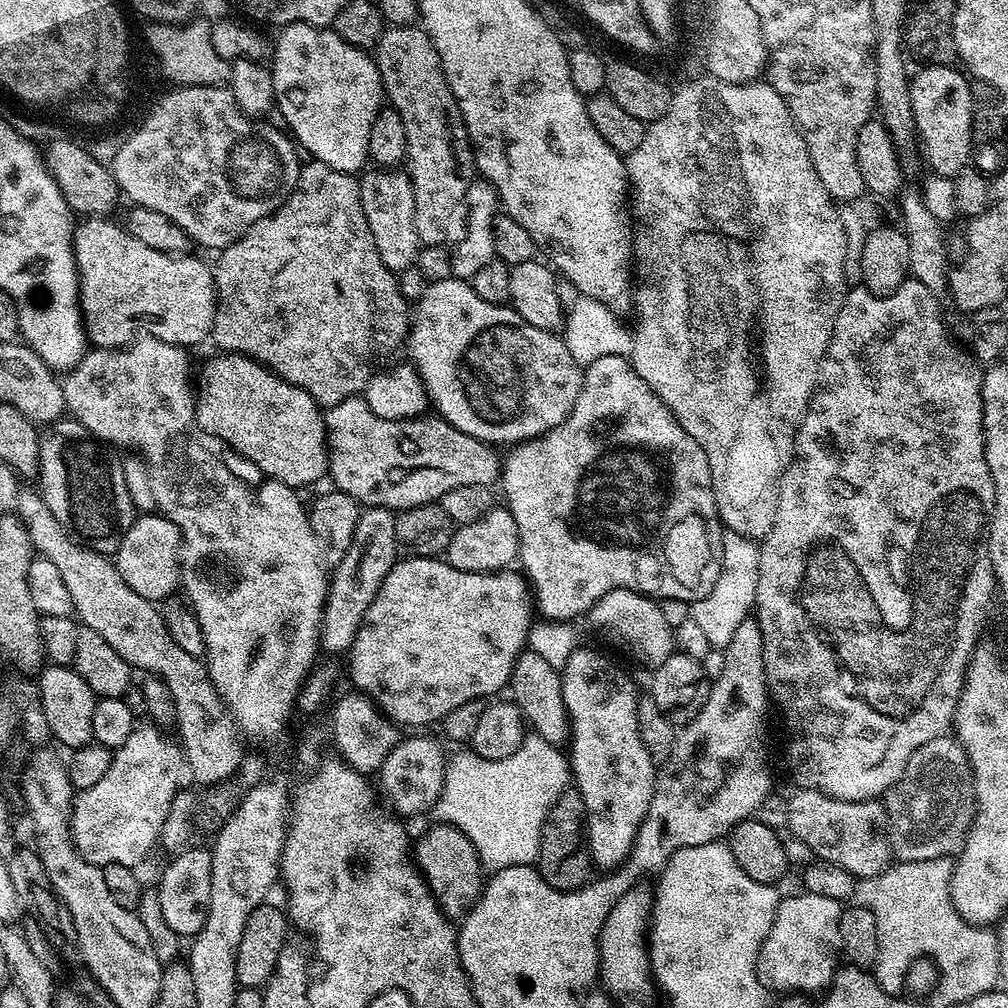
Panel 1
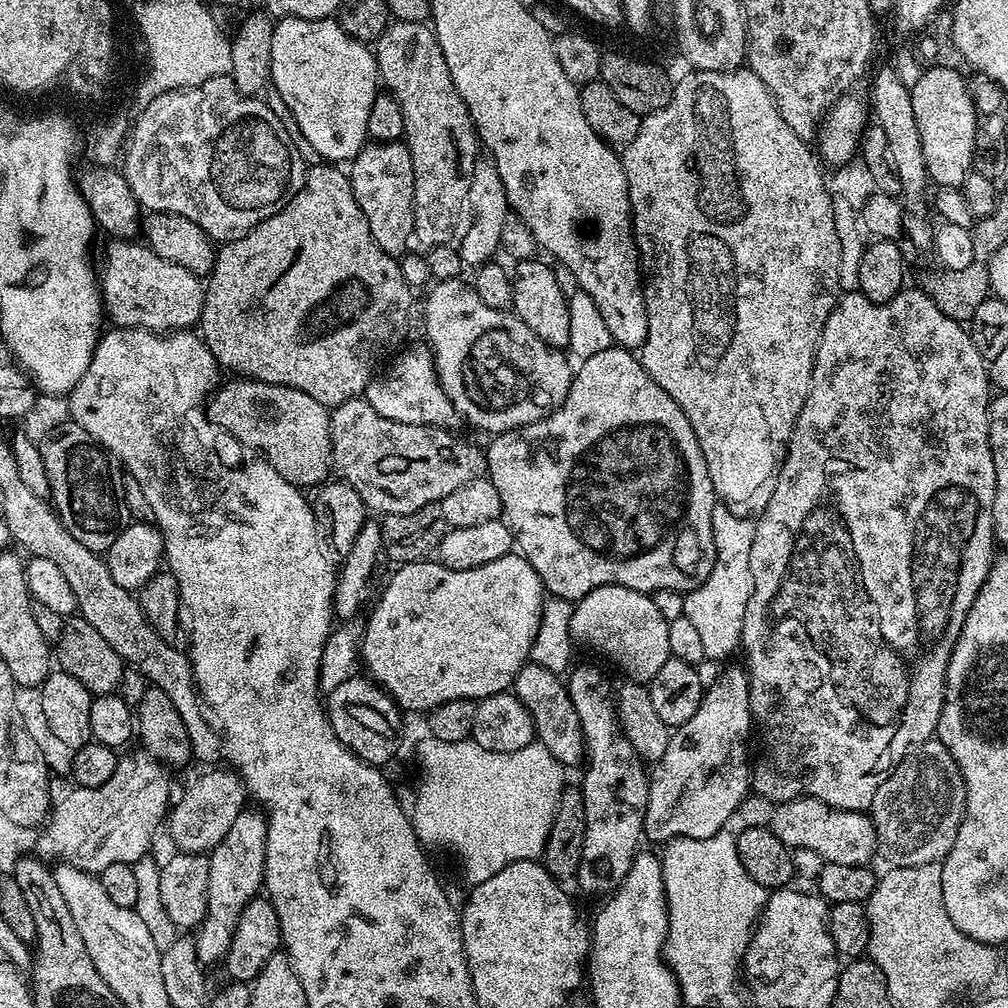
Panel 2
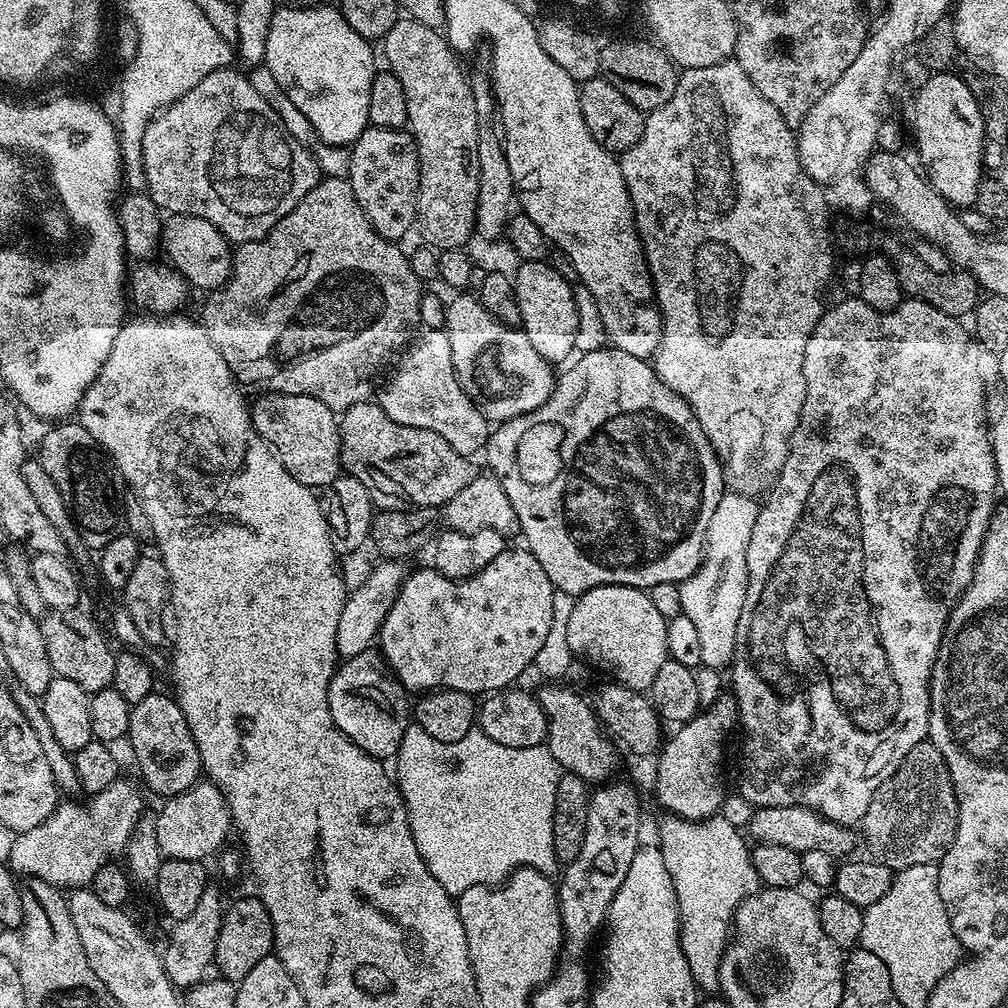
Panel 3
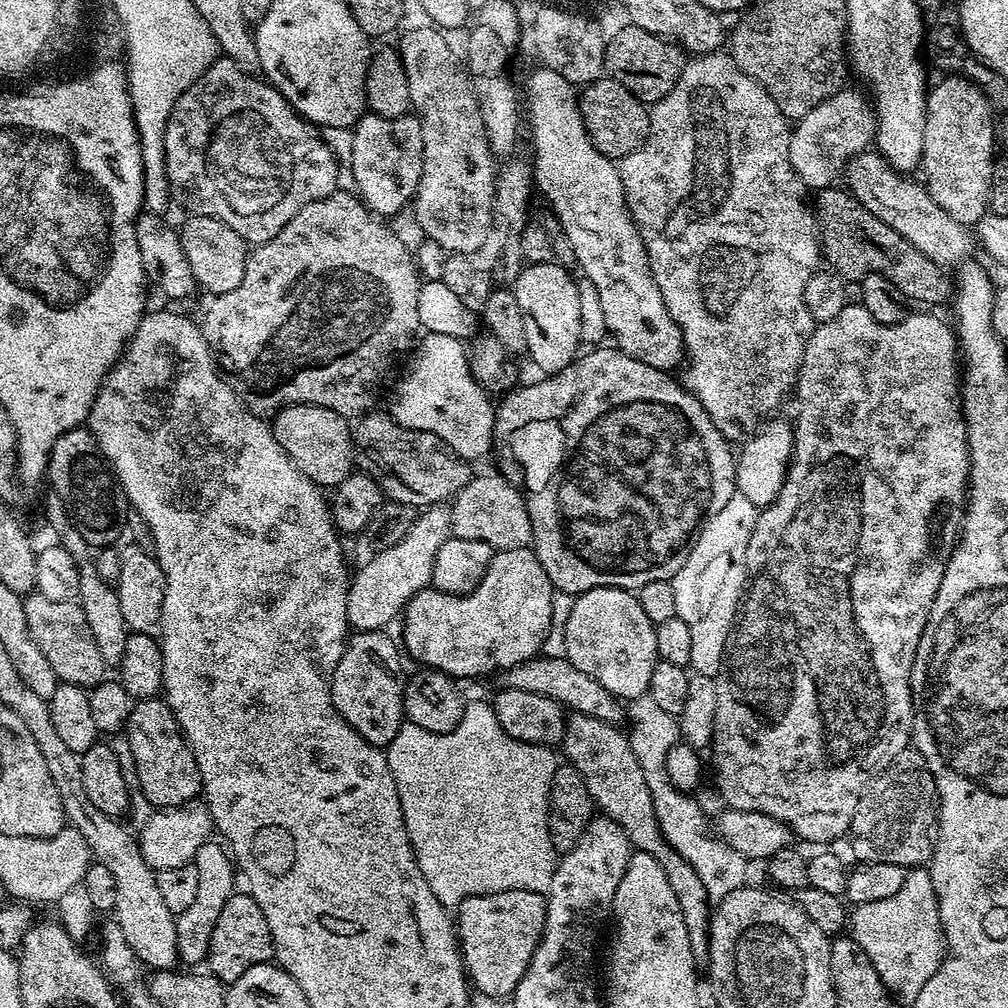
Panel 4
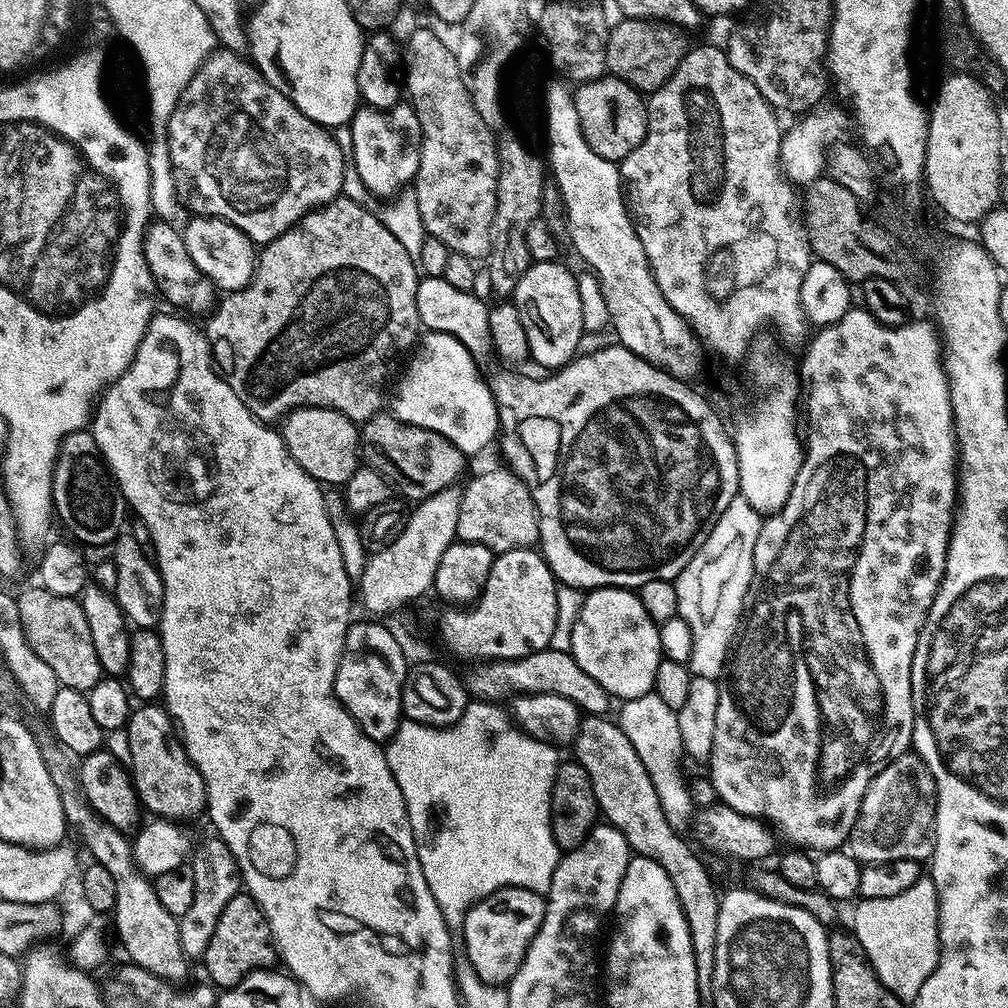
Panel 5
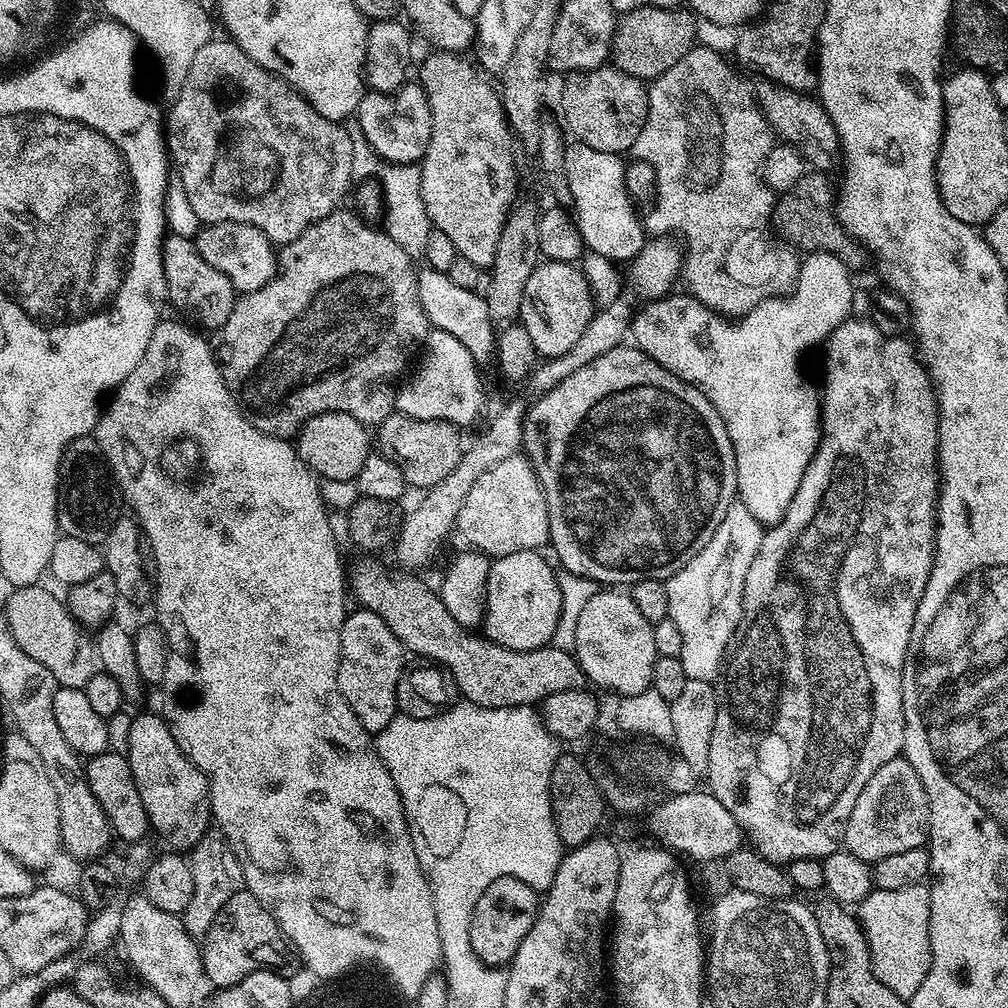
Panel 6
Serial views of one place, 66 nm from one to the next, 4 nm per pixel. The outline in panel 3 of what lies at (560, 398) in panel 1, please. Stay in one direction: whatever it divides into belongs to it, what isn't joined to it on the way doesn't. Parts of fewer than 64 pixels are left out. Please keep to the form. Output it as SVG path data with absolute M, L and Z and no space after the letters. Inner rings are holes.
M456 294L452 301L447 301L442 325L449 338L453 369L464 393L489 422L513 420L532 412L539 404L546 402L546 398L550 398L553 388L556 387L558 376L555 371L552 373L553 365L546 358L542 358L542 354L534 350L534 346L530 346L530 338L523 330L494 318L480 305L475 295L464 295L468 294Z

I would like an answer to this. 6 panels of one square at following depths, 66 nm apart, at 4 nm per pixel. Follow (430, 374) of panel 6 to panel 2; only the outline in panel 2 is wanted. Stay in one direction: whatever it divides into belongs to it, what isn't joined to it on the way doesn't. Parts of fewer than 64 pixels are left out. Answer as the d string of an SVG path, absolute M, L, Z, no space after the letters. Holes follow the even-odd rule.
M421 344L405 350L372 378L365 388L364 399L370 402L370 406L382 418L389 418L391 421L406 422L407 425L434 425L449 430L457 427L460 415L450 402L449 396L442 390L431 349Z

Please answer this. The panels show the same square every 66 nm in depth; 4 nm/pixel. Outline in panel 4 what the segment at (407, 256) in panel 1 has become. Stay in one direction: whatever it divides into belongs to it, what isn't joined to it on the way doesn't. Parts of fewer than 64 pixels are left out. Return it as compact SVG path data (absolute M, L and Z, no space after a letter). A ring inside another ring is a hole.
M364 114L356 121L350 133L350 163L360 199L367 204L370 211L381 218L399 215L415 197L422 174L424 139L419 120L412 114L394 118Z

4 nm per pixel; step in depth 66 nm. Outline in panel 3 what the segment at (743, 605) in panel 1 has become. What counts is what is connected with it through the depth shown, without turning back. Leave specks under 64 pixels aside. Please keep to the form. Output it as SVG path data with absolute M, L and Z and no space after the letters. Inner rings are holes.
M725 491L704 535L704 559L700 562L700 568L689 580L679 585L682 614L690 618L698 630L702 665L706 667L724 670L732 663L738 618L742 614L742 602L746 602L746 546L750 546L750 534L754 530L754 522L758 522L759 513L760 504L753 497Z

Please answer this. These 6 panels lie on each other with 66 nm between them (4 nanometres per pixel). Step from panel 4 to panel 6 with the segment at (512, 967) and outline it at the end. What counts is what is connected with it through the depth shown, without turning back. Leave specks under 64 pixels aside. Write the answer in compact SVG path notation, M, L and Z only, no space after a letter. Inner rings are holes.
M503 876L490 882L482 898L478 898L478 906L474 906L470 926L470 946L474 946L474 954L478 954L484 964L511 965L518 946L522 946L522 938L526 938L526 934L530 934L530 926L534 926L537 911L537 889L526 882L513 876Z

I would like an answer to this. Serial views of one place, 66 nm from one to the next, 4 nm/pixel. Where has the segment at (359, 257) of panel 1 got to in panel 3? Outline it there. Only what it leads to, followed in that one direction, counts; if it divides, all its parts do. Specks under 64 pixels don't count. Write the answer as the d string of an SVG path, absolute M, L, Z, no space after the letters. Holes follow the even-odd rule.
M324 176L292 210L276 223L260 240L251 240L239 245L232 253L232 274L223 288L217 288L204 304L202 323L210 342L222 354L228 369L232 371L241 389L252 394L298 394L318 398L331 408L333 412L342 414L350 406L365 403L373 395L372 379L376 371L395 357L409 343L413 335L412 327L420 320L420 298L422 282L410 270L408 252L400 249L399 243L382 238L366 218L362 206L358 206L358 198L354 198L354 190L342 177Z

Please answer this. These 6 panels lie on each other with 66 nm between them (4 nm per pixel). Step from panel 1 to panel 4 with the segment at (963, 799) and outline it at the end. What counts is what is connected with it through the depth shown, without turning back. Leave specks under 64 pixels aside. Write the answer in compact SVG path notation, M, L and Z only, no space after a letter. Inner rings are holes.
M908 750L894 761L887 772L880 773L872 781L864 794L863 800L852 819L850 837L852 852L857 861L873 864L874 862L894 862L905 866L924 866L931 861L936 850L938 829L940 826L940 795L936 792L936 779L924 762L924 757L915 750Z

